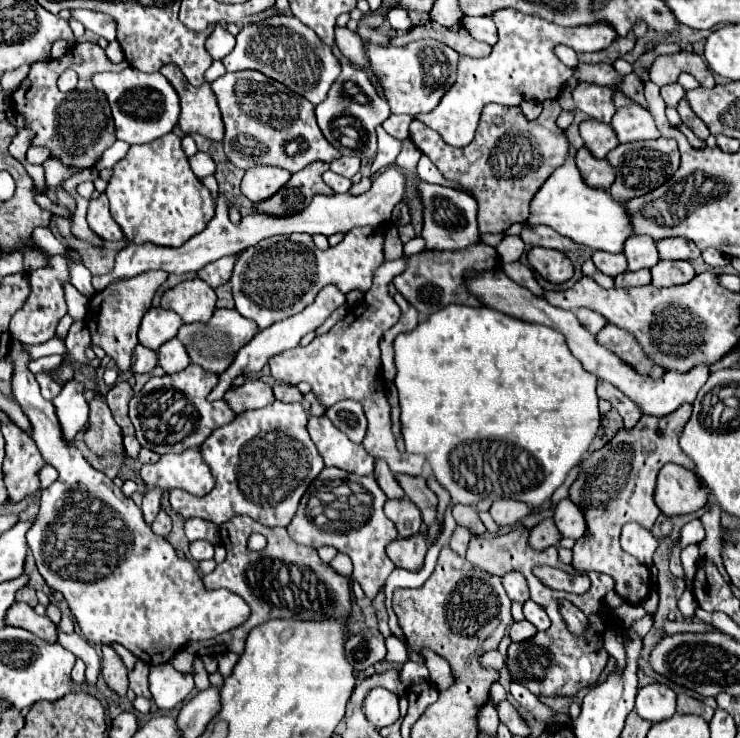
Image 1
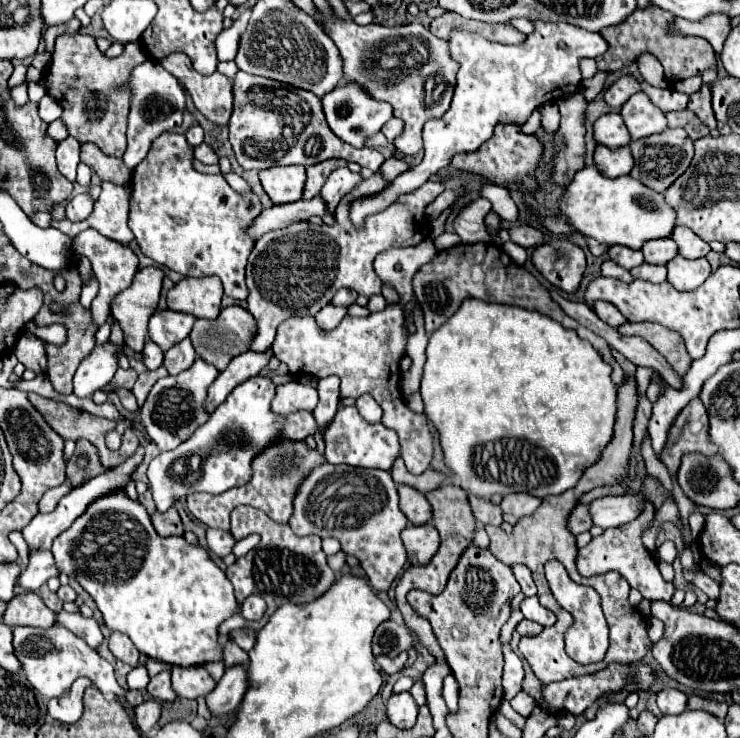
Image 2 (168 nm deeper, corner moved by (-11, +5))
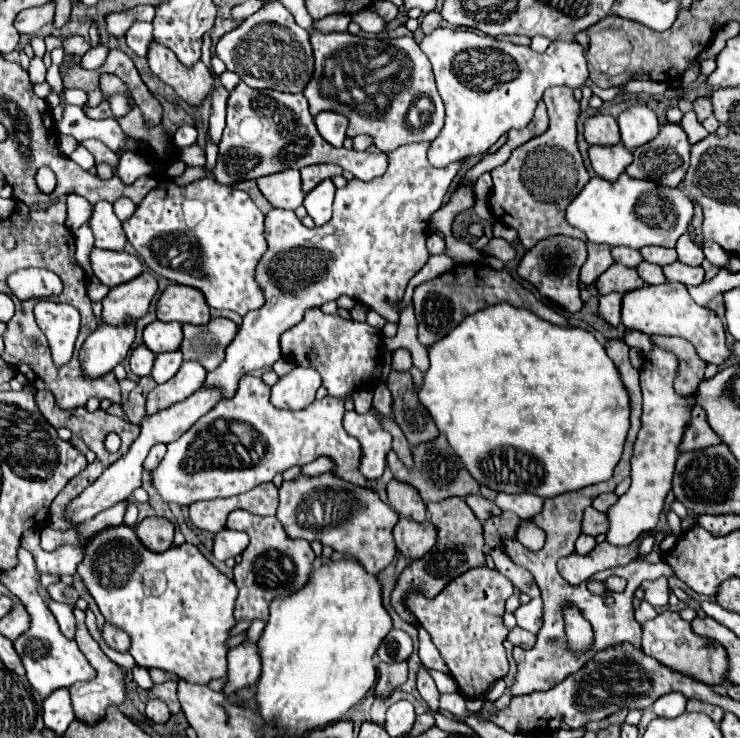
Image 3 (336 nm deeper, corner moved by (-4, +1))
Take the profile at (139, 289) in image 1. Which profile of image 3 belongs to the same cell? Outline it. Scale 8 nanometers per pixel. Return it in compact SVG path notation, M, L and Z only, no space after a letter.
M144 272L130 282L124 282L112 288L102 300L102 320L110 326L118 326L124 322L136 322L146 316L150 308L150 300L154 298L158 284L152 274Z

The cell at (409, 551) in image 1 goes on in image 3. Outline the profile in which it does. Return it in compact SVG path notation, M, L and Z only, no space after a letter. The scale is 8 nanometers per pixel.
M400 518L394 526L394 542L400 554L404 554L410 560L418 560L432 550L436 542L436 528L430 520L420 524Z

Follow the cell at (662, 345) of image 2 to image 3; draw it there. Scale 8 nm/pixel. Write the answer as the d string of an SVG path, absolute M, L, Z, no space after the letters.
M652 334L650 340L656 346L676 354L676 358L678 358L678 374L676 374L676 380L674 380L674 390L680 396L694 394L696 386L704 378L704 366L706 366L706 362L698 358L694 346L688 340L678 338L678 336L658 336L658 334Z

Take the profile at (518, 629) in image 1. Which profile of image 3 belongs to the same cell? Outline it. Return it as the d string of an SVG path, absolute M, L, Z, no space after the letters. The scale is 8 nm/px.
M512 628L510 634L508 634L508 640L514 644L514 646L520 646L520 648L532 648L534 642L536 642L536 634L528 632L528 630L522 630L522 628Z

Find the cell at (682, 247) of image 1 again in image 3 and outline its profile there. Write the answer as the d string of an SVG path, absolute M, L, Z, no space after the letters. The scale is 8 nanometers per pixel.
M680 236L676 242L676 252L678 252L678 260L688 264L688 266L698 266L704 260L704 252L698 244L694 244L690 240L690 236Z

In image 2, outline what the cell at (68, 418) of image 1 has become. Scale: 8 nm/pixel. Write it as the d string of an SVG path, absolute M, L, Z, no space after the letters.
M107 340L101 346L95 346L91 354L83 358L83 362L75 372L75 378L73 378L75 396L89 398L93 396L93 392L109 384L113 380L113 374L119 368L117 360L119 360L119 354L123 354L123 350L125 350L123 346L117 346L111 340Z

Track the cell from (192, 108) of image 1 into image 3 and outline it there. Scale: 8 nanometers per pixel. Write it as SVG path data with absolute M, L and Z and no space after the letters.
M150 44L148 56L150 70L190 106L200 106L214 92L214 76L204 62L198 62L192 68L186 68L178 62L176 54L164 46Z

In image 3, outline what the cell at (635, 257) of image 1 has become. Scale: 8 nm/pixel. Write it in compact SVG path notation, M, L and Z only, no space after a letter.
M644 246L640 250L642 258L646 262L652 262L652 264L658 264L658 266L666 266L666 264L672 264L676 262L676 250L674 248L662 248L662 246Z

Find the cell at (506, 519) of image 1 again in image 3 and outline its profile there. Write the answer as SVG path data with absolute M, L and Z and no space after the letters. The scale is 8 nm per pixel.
M500 492L494 500L494 504L504 512L514 512L520 518L532 518L542 510L542 498L536 498L532 494L506 494Z

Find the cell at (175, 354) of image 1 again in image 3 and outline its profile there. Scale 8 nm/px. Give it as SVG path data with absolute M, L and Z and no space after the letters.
M180 350L158 354L158 356L156 356L156 362L154 362L154 370L152 370L150 376L152 376L158 384L162 384L162 382L170 380L170 378L178 372L180 364L182 364L182 354L180 354Z

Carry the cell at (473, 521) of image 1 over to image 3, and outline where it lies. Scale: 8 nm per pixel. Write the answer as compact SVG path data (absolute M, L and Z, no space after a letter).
M470 494L470 496L466 496L466 504L470 506L470 510L476 514L476 518L478 518L480 522L486 522L488 518L502 514L502 510L500 510L494 502L482 498L480 494Z

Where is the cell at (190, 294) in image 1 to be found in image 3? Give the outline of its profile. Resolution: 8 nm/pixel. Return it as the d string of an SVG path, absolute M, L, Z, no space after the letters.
M170 284L158 300L156 316L162 322L206 324L210 320L210 306L200 290L184 284Z

